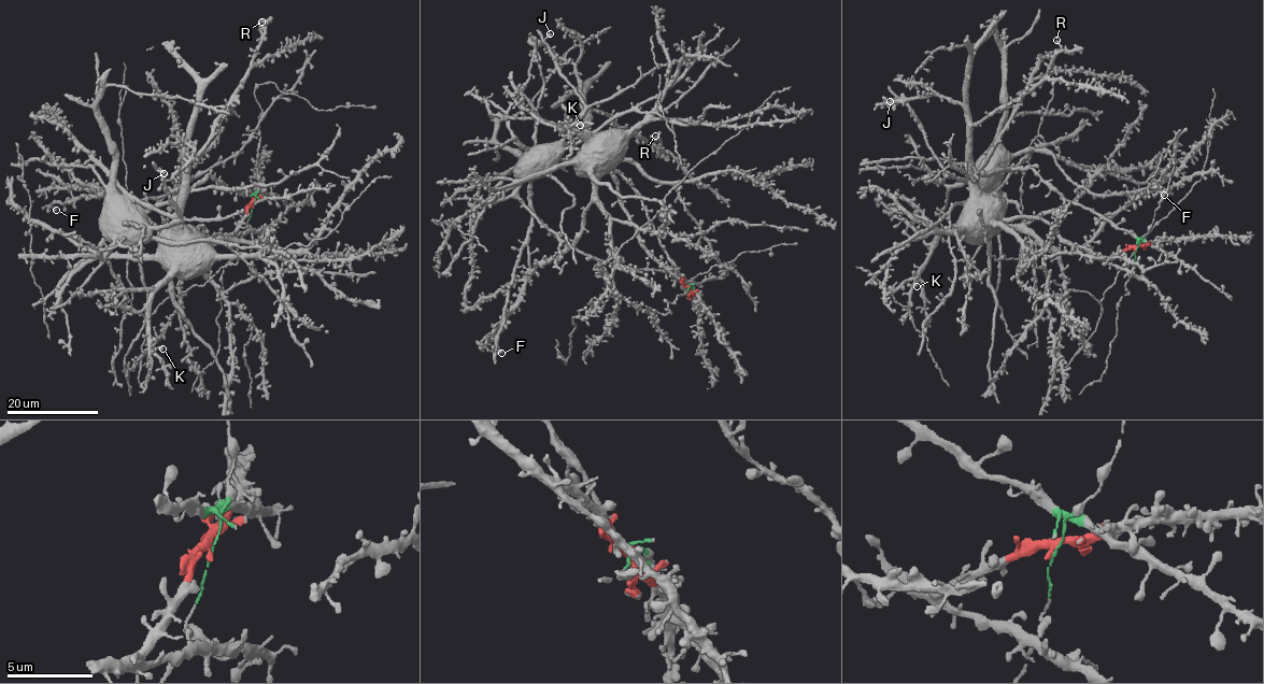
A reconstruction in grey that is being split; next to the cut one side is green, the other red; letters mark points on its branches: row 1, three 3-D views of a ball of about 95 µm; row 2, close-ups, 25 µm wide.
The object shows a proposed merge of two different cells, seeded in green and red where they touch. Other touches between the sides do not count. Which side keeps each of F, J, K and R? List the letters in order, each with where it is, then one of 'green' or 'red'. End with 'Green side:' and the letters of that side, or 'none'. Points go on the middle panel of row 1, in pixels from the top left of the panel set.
F: at (501, 353); green
J: at (550, 33); green
K: at (580, 125); red
R: at (655, 136); red
Green side: F, J

